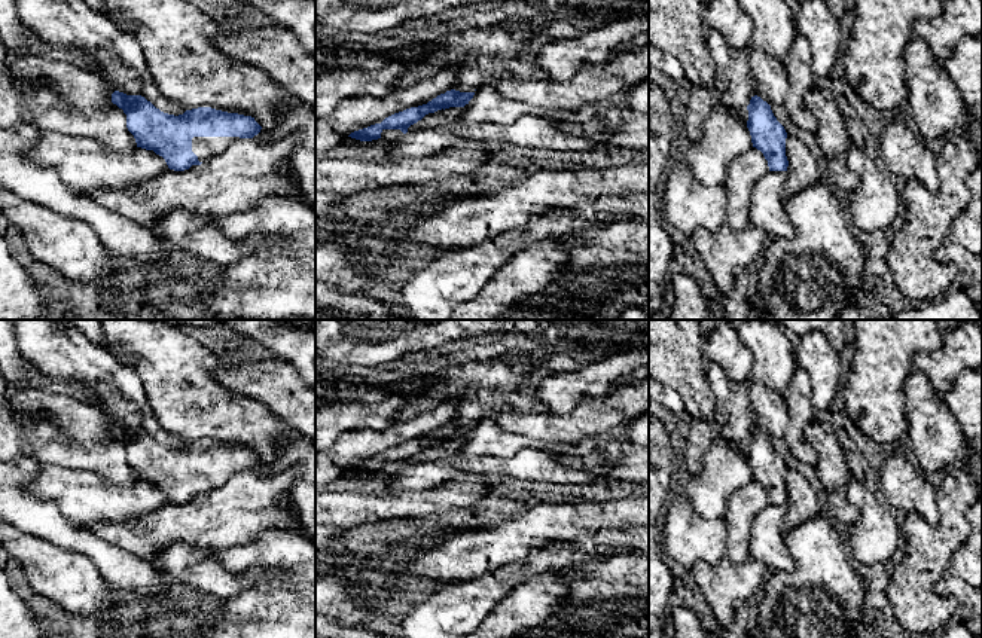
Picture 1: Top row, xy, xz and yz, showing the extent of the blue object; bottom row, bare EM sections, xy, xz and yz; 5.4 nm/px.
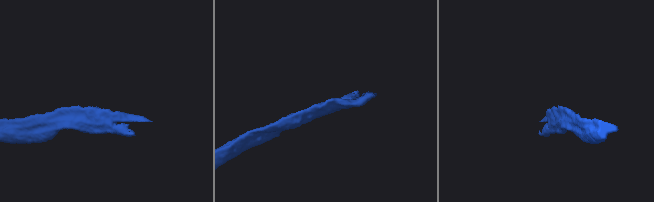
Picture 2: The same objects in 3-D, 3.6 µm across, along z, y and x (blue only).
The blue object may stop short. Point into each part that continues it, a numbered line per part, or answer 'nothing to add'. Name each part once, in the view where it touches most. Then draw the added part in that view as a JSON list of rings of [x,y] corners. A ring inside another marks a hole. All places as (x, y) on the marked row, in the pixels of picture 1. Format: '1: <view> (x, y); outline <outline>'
1: xy (204, 147); outline [[[193,137],[192,152],[198,156],[199,162],[205,162],[214,155],[226,150],[234,141],[241,140],[240,137]]]

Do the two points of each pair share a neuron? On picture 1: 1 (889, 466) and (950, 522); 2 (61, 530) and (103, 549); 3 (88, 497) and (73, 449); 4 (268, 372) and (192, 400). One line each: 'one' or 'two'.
1: two
2: one
3: two
4: two

